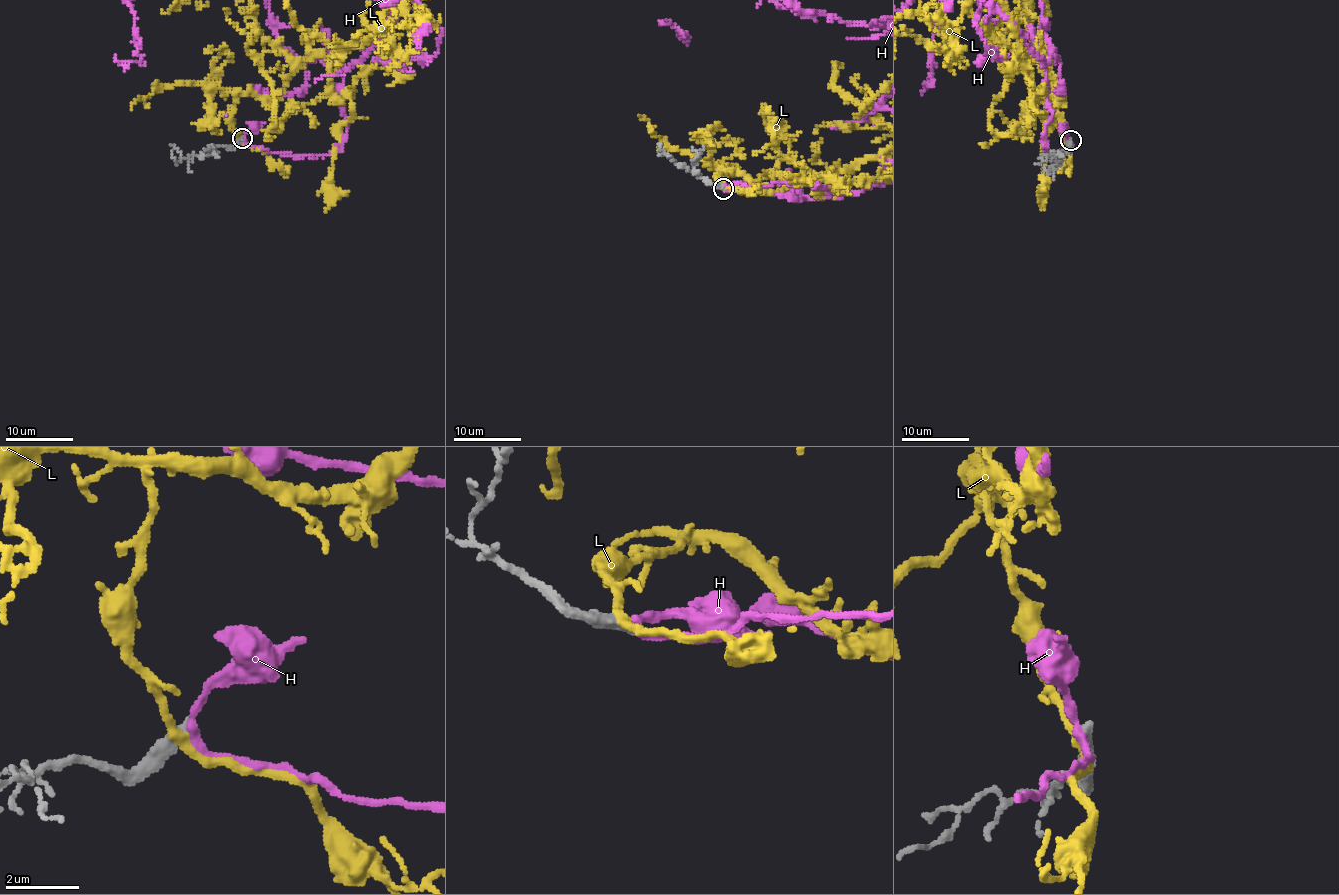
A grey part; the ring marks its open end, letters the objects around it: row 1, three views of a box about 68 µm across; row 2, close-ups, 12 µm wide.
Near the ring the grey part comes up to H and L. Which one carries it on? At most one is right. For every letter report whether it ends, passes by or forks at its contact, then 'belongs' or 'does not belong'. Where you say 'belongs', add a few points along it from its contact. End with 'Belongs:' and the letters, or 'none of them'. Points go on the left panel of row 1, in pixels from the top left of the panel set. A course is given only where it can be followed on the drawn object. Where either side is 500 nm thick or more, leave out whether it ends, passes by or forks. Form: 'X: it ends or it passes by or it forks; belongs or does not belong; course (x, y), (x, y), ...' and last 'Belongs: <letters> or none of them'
H: it passes by; does not belong
L: it passes by; does not belong
Belongs: none of them

